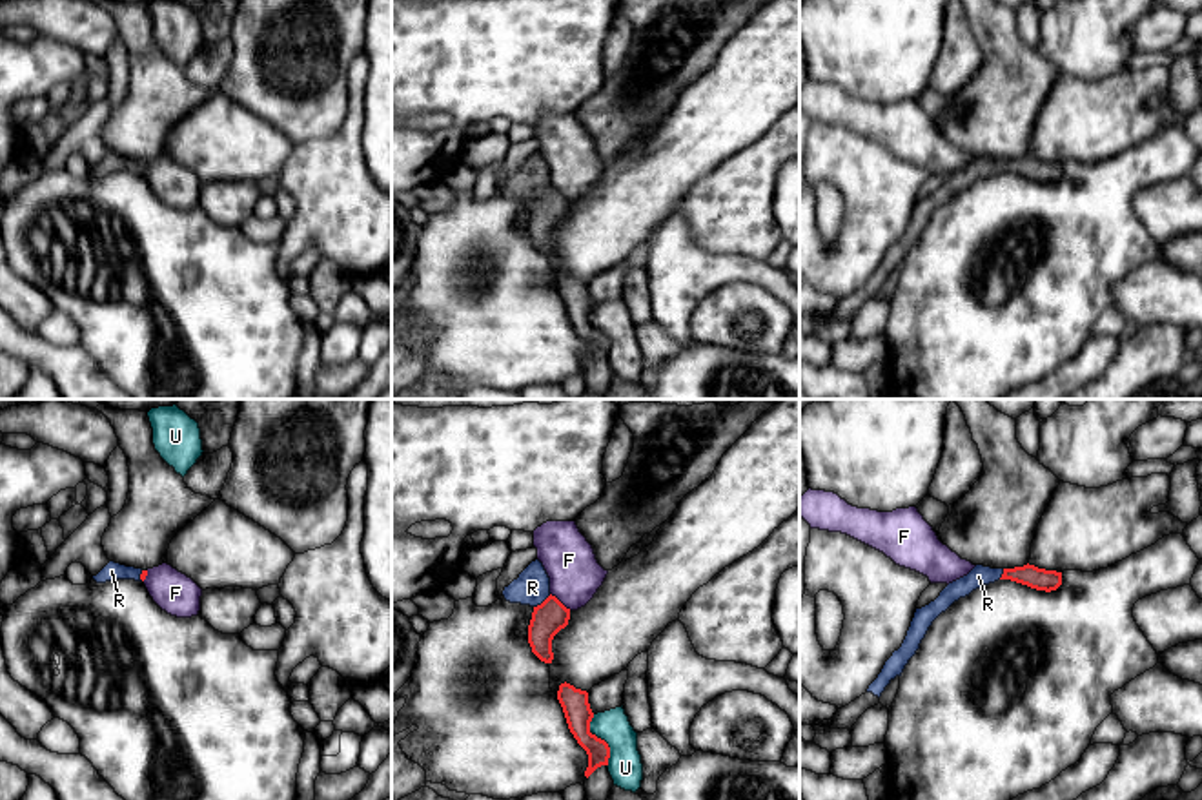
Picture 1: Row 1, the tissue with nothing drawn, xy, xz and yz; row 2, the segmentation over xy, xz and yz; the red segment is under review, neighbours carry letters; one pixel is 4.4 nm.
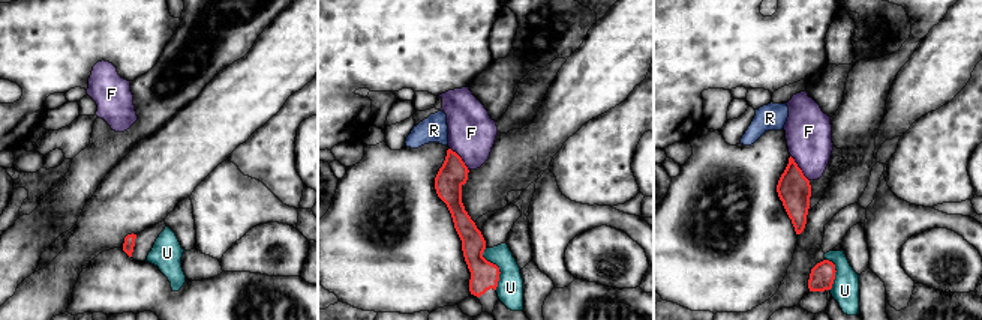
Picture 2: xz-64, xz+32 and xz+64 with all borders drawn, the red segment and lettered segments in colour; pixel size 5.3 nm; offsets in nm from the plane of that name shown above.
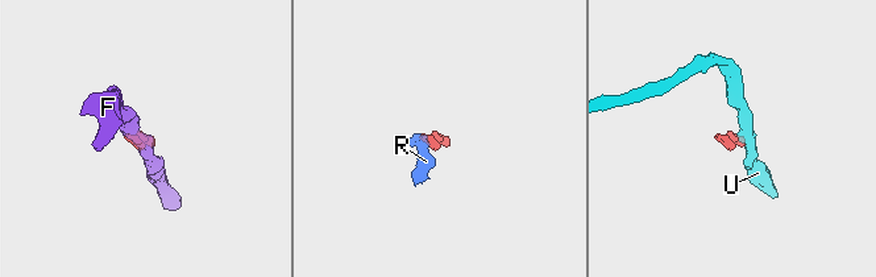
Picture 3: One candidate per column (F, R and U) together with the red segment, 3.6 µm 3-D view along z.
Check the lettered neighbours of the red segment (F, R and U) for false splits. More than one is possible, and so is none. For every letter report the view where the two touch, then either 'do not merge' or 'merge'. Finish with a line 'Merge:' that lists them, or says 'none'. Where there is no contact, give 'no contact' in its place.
F: contact in xz; do not merge
R: contact in xz; merge
U: contact in xz; do not merge
Merge: R

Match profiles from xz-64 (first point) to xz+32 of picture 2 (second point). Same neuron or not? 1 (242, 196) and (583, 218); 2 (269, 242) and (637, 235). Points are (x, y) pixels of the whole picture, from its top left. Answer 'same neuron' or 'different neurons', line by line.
1: same neuron
2: different neurons

